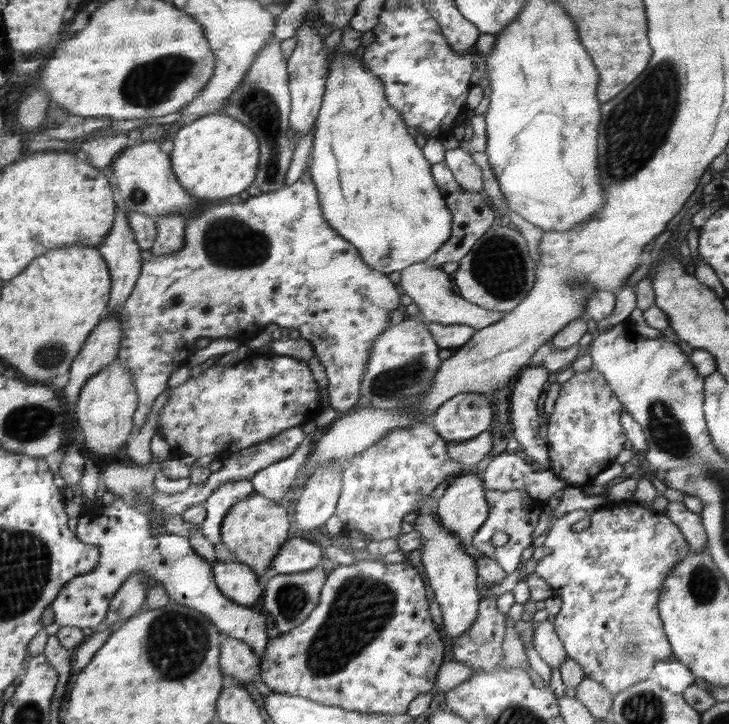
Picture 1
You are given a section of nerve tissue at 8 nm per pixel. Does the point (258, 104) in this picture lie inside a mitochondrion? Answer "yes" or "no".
yes

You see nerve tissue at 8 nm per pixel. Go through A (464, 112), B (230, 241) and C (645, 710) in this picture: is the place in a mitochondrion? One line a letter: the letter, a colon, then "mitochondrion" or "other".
A: other
B: mitochondrion
C: mitochondrion

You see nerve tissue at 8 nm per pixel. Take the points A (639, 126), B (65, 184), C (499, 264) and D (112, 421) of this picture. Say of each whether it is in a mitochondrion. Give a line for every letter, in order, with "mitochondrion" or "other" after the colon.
A: mitochondrion
B: other
C: mitochondrion
D: other

